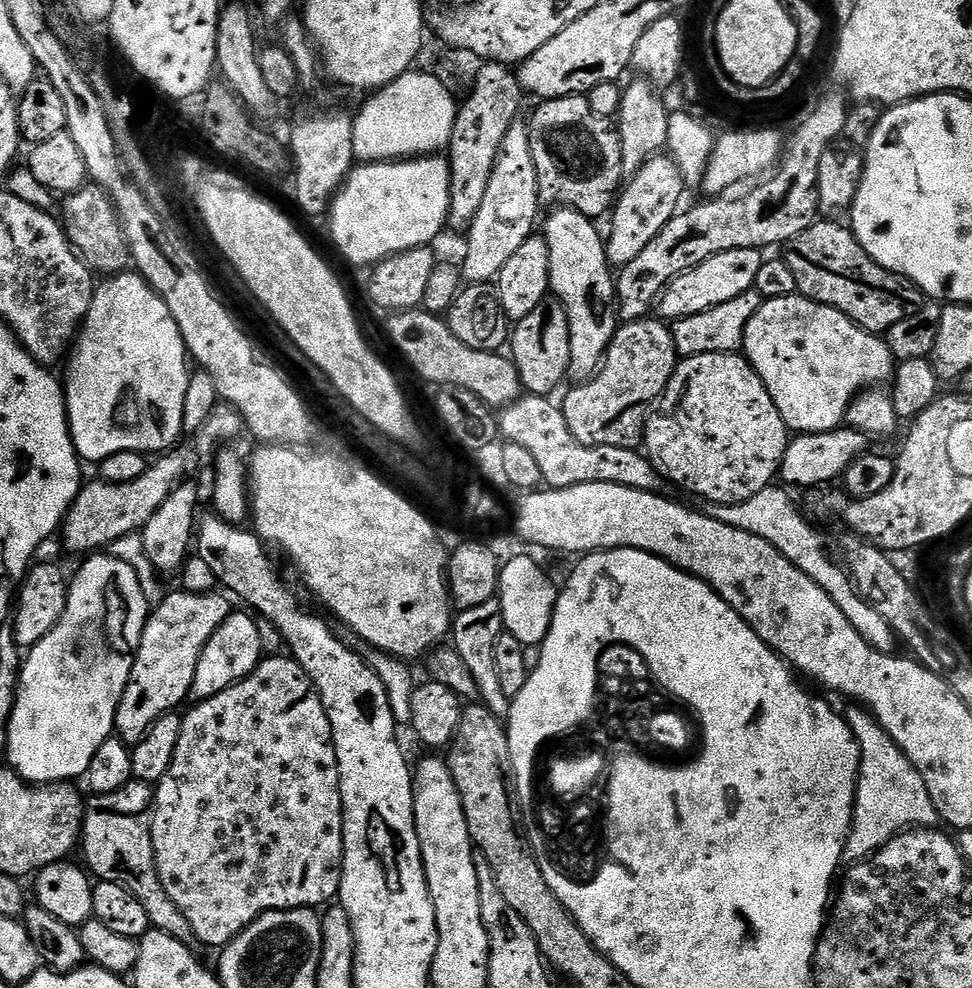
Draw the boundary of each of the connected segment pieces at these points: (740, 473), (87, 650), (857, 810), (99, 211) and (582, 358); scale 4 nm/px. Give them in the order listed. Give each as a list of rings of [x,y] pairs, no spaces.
[[[715,352],[683,357],[654,410],[644,421],[643,451],[669,485],[677,484],[700,500],[716,504],[746,502],[777,479],[790,430],[774,406],[762,378],[743,355]]]
[[[96,554],[85,560],[88,561],[85,562],[84,568],[77,570],[76,577],[71,577],[68,585],[68,601],[66,602],[64,617],[57,622],[50,634],[46,634],[46,638],[42,638],[42,642],[35,644],[27,653],[20,669],[20,682],[16,685],[16,705],[8,723],[8,746],[6,749],[8,760],[6,760],[6,764],[7,767],[13,768],[22,779],[30,784],[72,782],[77,779],[75,776],[80,778],[85,775],[87,768],[90,766],[90,760],[94,758],[94,754],[97,754],[98,748],[113,735],[118,702],[126,690],[126,682],[132,673],[132,667],[136,661],[136,651],[150,615],[150,607],[146,596],[143,594],[138,574],[131,566],[111,554]]]
[[[852,706],[846,719],[860,747],[860,777],[856,779],[856,804],[852,807],[852,828],[844,847],[844,860],[866,860],[886,842],[905,830],[930,828],[937,823],[936,807],[922,782],[922,774],[904,751],[882,730],[872,713]]]
[[[85,186],[71,193],[64,204],[62,224],[66,229],[68,241],[76,249],[81,260],[93,273],[119,274],[129,267],[128,243],[124,229],[120,227],[120,218],[112,197],[99,186]]]
[[[557,207],[548,216],[542,235],[550,250],[550,282],[555,299],[564,303],[570,326],[570,362],[568,375],[573,381],[592,379],[601,367],[618,327],[618,316],[610,307],[610,294],[615,293],[613,269],[608,263],[605,237],[593,221],[573,208]]]

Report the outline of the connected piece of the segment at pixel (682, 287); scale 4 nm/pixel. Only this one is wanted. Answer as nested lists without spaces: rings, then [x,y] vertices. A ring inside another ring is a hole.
[[[759,248],[726,250],[722,254],[714,254],[714,258],[706,258],[706,262],[686,270],[666,285],[658,301],[658,312],[661,312],[659,315],[665,321],[675,322],[682,318],[690,318],[690,314],[722,306],[722,302],[730,302],[738,298],[738,294],[753,291],[758,270],[762,270],[762,262],[765,259],[765,253]]]

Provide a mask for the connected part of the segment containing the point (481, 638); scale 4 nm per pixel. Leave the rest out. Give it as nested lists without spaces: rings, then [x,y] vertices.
[[[493,598],[482,602],[482,606],[470,606],[457,611],[450,629],[451,647],[456,650],[463,671],[470,674],[478,696],[480,692],[479,699],[484,707],[489,708],[494,715],[501,718],[507,717],[510,707],[510,698],[502,694],[502,686],[494,666],[494,642],[503,628],[503,610],[500,608],[500,601]]]

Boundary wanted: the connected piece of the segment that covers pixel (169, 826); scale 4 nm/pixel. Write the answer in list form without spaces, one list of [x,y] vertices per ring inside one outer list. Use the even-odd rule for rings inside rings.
[[[272,656],[261,659],[260,665],[250,673],[250,675],[240,680],[237,684],[230,685],[226,690],[222,690],[214,698],[201,700],[187,713],[182,716],[182,734],[178,734],[178,750],[174,750],[174,762],[170,762],[170,770],[160,779],[159,784],[154,788],[154,807],[152,810],[152,841],[154,842],[154,858],[156,859],[156,869],[158,878],[162,878],[162,886],[166,894],[174,901],[174,906],[186,914],[186,922],[190,922],[190,930],[194,930],[197,941],[202,945],[209,944],[215,950],[223,949],[224,945],[230,943],[243,928],[250,926],[259,918],[263,912],[274,912],[282,908],[310,908],[319,909],[319,904],[327,905],[337,899],[340,890],[340,872],[344,868],[344,803],[340,793],[340,775],[338,774],[338,758],[336,757],[336,747],[332,741],[332,731],[330,730],[330,718],[328,711],[322,706],[322,698],[316,693],[316,687],[312,684],[312,679],[302,670],[302,666],[297,660],[284,656]]]

